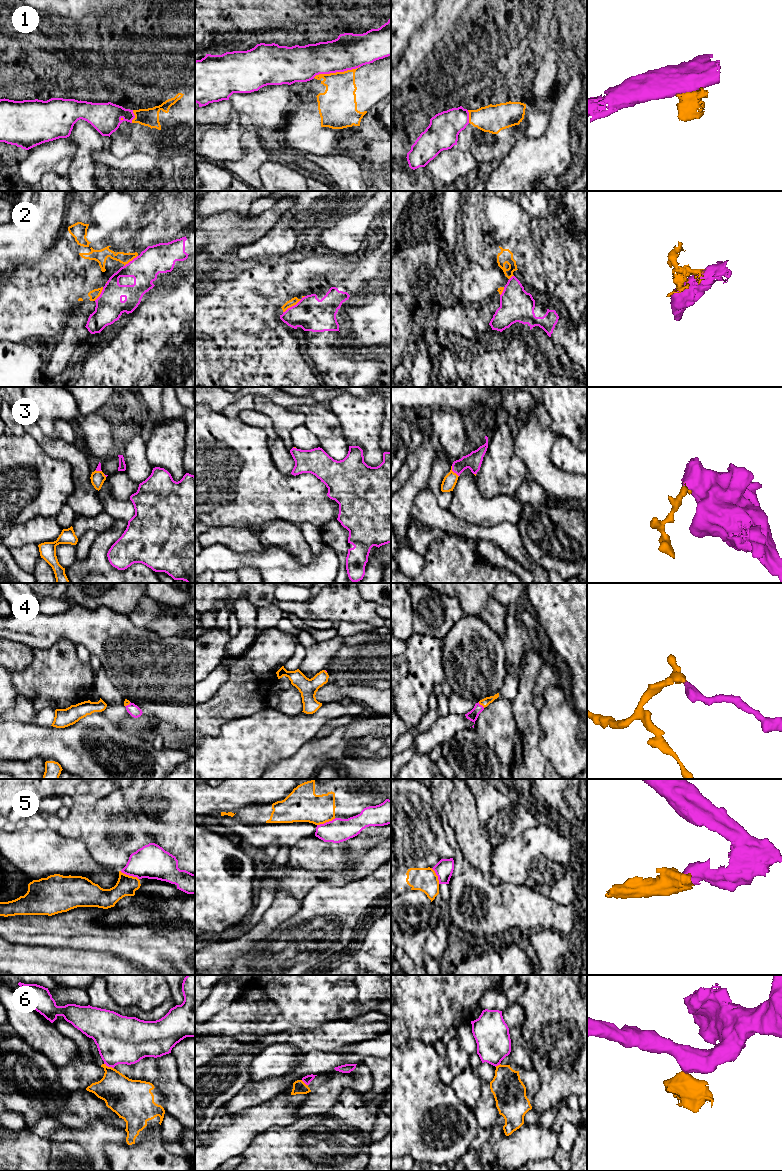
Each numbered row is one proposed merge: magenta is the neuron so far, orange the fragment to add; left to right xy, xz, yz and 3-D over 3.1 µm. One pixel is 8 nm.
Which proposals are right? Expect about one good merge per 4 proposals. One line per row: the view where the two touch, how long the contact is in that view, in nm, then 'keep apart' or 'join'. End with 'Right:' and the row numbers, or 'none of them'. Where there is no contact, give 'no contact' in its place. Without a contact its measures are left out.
1: meets magenta in xz; contact 380 nm long; keep apart
2: meets magenta in xz; contact 220 nm long; keep apart
3: meets magenta in yz; contact 110 nm long; join
4: meets magenta in yz; contact 70 nm long; join
5: meets magenta in xy; contact 170 nm long; keep apart
6: meets magenta in xy; contact 90 nm long; keep apart
Right: 3, 4

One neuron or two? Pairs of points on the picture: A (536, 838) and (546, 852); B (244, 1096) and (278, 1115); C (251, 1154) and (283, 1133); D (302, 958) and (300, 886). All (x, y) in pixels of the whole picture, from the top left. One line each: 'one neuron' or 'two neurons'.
A: one neuron
B: two neurons
C: one neuron
D: two neurons

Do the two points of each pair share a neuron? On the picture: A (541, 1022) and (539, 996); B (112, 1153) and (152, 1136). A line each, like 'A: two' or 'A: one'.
A: one
B: one

